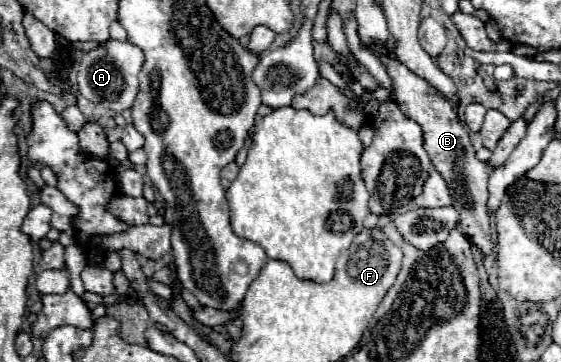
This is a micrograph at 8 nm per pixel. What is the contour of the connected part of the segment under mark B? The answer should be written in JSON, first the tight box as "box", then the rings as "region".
{"box":[377,55,495,255],"region":[[[377,55],[379,61],[387,67],[391,79],[393,79],[393,91],[397,97],[397,105],[405,115],[413,121],[417,121],[423,129],[425,135],[425,151],[431,157],[431,163],[435,169],[445,177],[451,197],[453,197],[453,207],[459,213],[459,229],[463,235],[469,237],[471,243],[475,243],[483,253],[491,255],[495,251],[495,229],[493,229],[493,217],[487,209],[487,179],[491,175],[491,169],[487,163],[481,163],[475,159],[471,141],[469,141],[469,129],[465,123],[459,119],[457,111],[425,83],[425,79],[417,79],[403,63],[399,63],[393,55],[383,57]]]}

